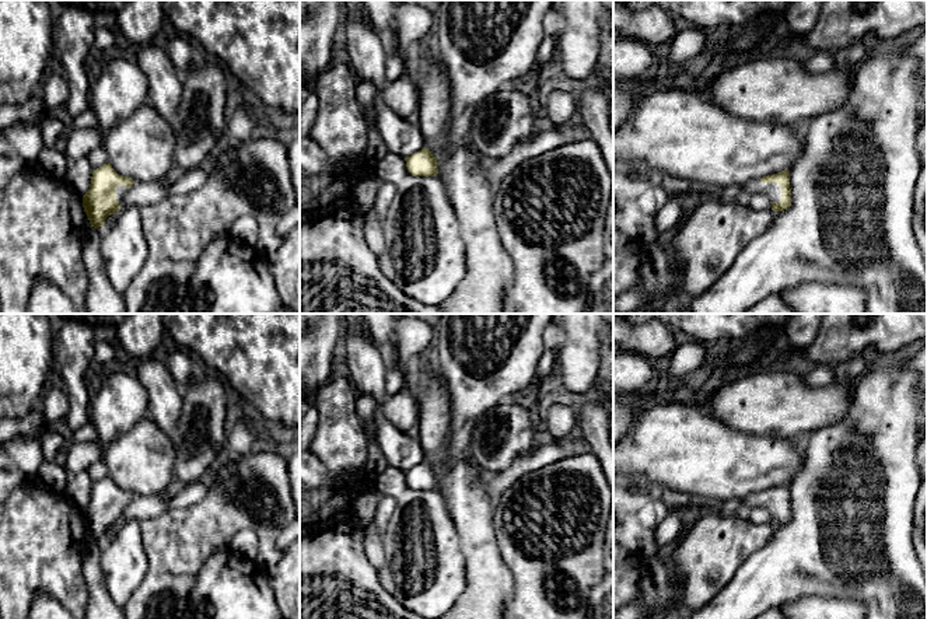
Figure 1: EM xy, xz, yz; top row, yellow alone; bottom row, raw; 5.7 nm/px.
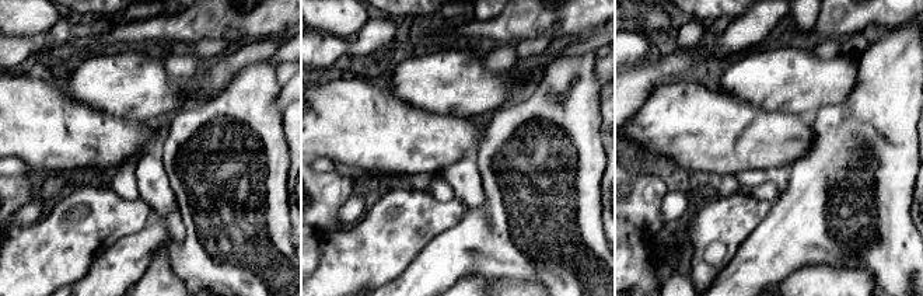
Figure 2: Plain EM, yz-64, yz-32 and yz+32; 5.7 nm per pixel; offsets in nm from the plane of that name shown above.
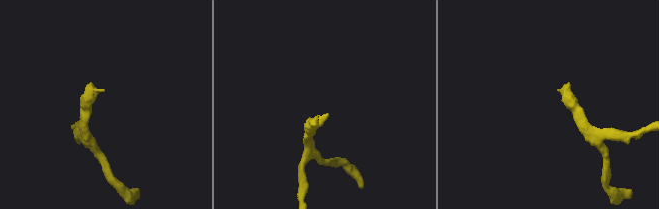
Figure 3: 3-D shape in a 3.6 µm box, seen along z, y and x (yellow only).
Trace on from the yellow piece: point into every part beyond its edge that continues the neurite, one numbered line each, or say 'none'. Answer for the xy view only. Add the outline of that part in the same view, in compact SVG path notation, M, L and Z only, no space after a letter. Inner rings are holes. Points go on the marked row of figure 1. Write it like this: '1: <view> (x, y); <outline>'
1: xy (121, 191); M119 183L116 185L116 200L120 203L127 193L130 188L129 186L120 186Z

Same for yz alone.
1: yz (772, 191); M751 179L741 185L744 193L765 193L772 202L781 200L781 189L779 183L763 183L760 179Z

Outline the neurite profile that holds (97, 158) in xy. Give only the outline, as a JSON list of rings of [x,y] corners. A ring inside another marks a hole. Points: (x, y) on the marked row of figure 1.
[[[102,146],[97,147],[94,151],[90,153],[88,161],[92,169],[102,167],[106,162],[106,153]]]

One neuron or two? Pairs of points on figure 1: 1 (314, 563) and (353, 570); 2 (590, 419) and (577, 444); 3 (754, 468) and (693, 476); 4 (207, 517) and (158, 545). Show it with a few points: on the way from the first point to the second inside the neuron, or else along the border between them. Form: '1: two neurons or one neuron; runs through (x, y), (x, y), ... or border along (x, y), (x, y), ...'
1: one neuron; runs through (324, 569), (343, 570)
2: two neurons; border along (581, 437), (588, 443), (590, 451)
3: one neuron; runs through (738, 468), (709, 468)
4: one neuron; runs through (195, 530), (178, 542), (171, 542)

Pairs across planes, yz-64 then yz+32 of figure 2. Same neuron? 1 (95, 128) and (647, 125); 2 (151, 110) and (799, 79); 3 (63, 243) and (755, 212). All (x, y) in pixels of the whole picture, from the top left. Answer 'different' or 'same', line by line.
1: same
2: same
3: same

